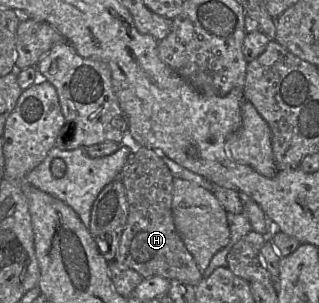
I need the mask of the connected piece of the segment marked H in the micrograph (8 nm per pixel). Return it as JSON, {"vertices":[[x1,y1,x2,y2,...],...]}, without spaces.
{"vertices":[[135,146,122,170,121,180,126,189,128,218,114,260,137,271,143,278,161,276,196,286,203,275,175,228,172,212,174,176,163,161,162,155,147,147]]}

